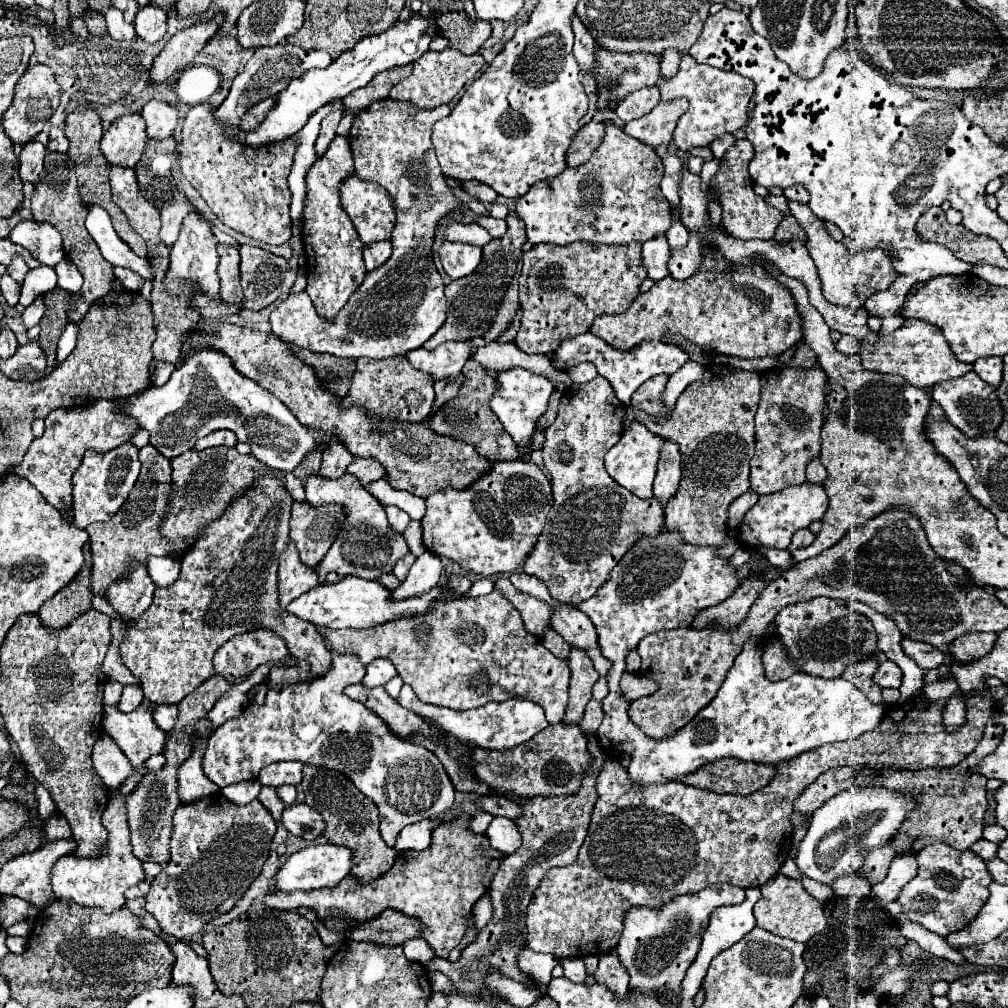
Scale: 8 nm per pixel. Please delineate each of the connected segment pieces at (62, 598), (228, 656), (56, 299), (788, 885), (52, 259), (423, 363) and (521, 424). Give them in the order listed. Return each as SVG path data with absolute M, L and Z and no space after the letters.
M84 547L84 567L78 577L68 583L68 587L60 589L52 599L40 607L38 617L42 625L50 631L66 629L72 619L80 617L82 613L92 609L92 589L90 589L90 575L92 575L92 553L90 547Z
M250 631L248 635L232 637L216 651L214 670L230 683L270 661L286 661L290 667L298 663L284 639L272 635L272 631Z
M59 287L48 291L43 295L46 311L40 319L40 347L44 347L44 353L48 355L48 367L56 365L56 343L68 323L68 302L72 294Z
M776 875L770 879L764 887L760 887L762 899L754 905L754 917L756 925L778 935L778 937L788 937L798 943L806 943L810 937L820 933L826 927L826 915L824 915L824 905L814 899L798 879L790 879L786 875Z
M32 219L20 221L10 231L10 241L26 247L42 265L54 267L66 259L60 233L50 223L38 223Z
M448 341L434 351L420 347L410 351L406 357L416 369L430 375L434 381L454 381L460 375L464 363L470 359L470 349L470 341Z
M514 367L514 369L508 369L508 371L500 373L500 375L496 375L496 381L500 385L500 391L490 401L492 411L502 421L504 429L514 437L516 445L522 451L526 451L530 435L534 431L534 425L536 425L536 419L546 411L548 397L552 395L554 387L546 377L534 375L534 373L530 373L526 369L520 369L520 367Z

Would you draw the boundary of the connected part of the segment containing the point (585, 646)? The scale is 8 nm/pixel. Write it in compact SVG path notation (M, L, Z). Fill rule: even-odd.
M556 607L556 619L552 619L552 629L564 637L570 647L582 649L594 663L598 675L606 675L612 661L606 659L598 645L598 633L594 623L582 611L574 607Z

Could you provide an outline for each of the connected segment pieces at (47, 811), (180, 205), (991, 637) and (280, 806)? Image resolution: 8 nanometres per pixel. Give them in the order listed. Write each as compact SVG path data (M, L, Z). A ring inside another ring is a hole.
M36 785L36 799L38 799L38 815L40 815L42 819L46 819L46 817L50 817L52 813L58 811L58 807L56 807L56 803L52 801L50 793L48 793L42 785Z
M186 199L182 201L170 201L162 207L162 229L160 229L160 239L166 243L168 249L172 249L172 245L176 243L178 239L178 233L180 233L180 225L182 225L182 219L186 217L188 209L192 209L194 205Z
M972 633L972 635L962 635L952 643L952 655L960 663L976 661L988 655L996 643L998 635L996 633Z
M262 787L260 795L258 795L258 801L272 813L274 821L282 819L282 811L286 809L286 805L282 803L282 799L278 797L278 793L276 793L274 787Z

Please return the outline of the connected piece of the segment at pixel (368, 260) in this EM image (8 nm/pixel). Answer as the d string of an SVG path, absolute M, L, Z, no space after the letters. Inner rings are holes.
M378 241L378 243L370 243L364 247L364 263L368 271L378 269L380 265L384 265L384 261L392 255L392 243L390 241Z

